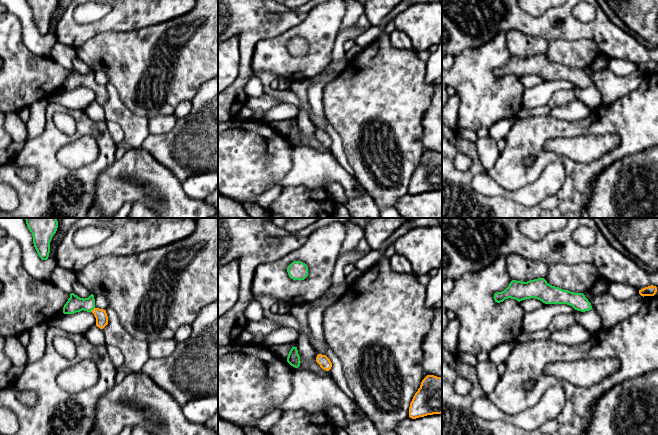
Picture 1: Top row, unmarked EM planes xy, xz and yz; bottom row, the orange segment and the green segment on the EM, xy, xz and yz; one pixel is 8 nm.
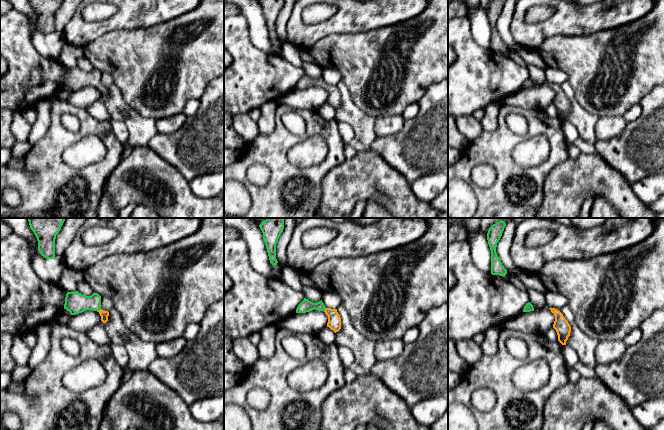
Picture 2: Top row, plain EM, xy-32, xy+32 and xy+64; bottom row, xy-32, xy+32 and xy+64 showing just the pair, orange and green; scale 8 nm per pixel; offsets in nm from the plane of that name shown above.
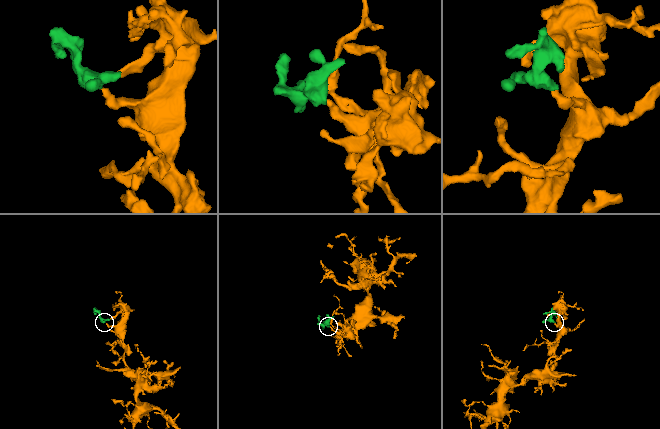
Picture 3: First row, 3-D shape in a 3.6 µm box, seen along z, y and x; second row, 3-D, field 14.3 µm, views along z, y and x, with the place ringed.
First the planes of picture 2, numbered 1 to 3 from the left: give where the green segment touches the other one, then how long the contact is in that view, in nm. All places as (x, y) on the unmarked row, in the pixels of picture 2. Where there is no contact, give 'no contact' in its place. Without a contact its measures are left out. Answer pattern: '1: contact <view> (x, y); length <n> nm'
1: contact xy-32 (99, 86); length 40 nm
2: contact xy+32 (325, 86); length 40 nm
3: no contact

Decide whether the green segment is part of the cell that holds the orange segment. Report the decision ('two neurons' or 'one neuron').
one neuron

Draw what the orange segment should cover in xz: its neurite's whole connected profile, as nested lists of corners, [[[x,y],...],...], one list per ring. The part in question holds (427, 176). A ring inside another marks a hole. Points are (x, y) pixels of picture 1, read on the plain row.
[[[427,151],[410,179],[409,193],[433,190],[442,190],[442,153]]]

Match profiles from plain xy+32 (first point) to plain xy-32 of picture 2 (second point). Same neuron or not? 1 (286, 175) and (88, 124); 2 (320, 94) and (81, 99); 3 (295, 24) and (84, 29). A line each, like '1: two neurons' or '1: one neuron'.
1: one neuron
2: one neuron
3: one neuron

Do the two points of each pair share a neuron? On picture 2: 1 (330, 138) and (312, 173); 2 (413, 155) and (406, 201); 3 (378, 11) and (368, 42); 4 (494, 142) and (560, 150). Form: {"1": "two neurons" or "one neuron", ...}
{"1": "one neuron", "2": "two neurons", "3": "two neurons", "4": "one neuron"}

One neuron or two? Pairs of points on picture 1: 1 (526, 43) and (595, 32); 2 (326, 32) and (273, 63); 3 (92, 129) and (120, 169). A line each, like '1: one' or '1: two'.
1: two
2: one
3: two

